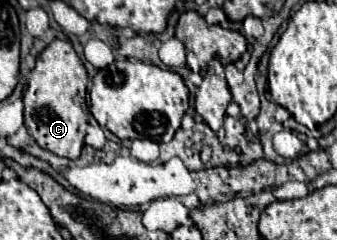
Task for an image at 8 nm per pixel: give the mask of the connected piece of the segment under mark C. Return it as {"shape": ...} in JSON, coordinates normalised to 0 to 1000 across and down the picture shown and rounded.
{"shape":[[[160,163],[107,246],[71,379],[71,521],[101,588],[178,654],[231,663],[261,529],[261,304],[208,171]]]}

